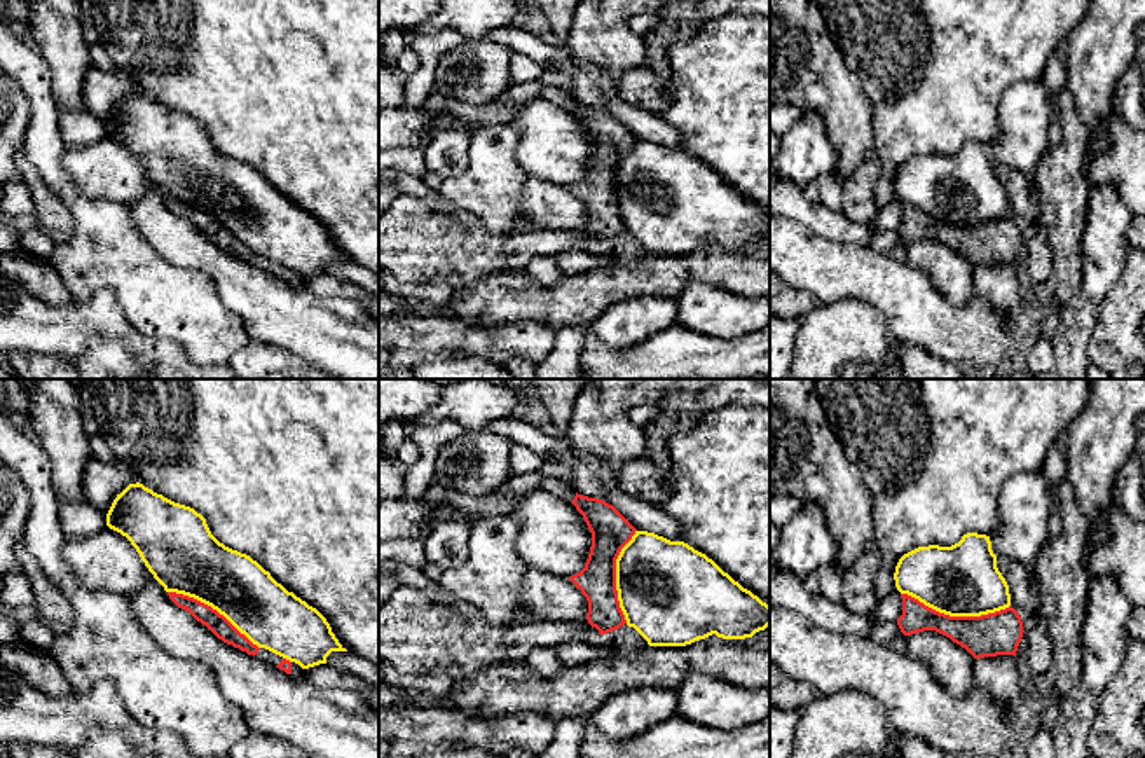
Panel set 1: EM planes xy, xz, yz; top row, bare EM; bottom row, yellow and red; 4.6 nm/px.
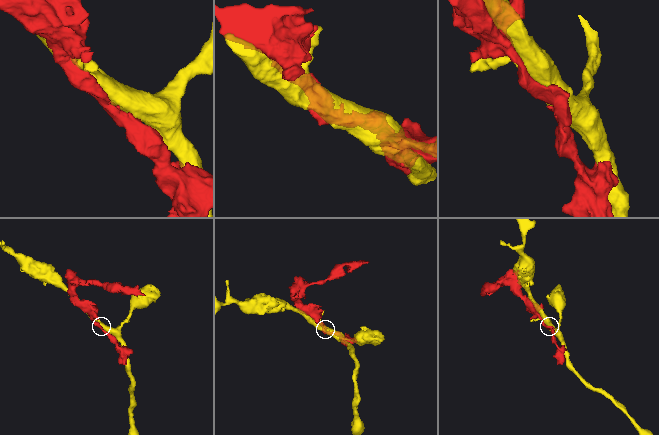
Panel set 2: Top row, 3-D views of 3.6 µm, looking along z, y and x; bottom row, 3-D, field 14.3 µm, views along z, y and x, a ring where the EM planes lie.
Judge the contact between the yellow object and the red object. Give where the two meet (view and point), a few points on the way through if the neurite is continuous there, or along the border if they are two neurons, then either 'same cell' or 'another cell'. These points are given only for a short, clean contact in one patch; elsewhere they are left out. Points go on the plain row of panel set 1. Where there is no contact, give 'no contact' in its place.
meets yellow in yz at (955, 224); another cell

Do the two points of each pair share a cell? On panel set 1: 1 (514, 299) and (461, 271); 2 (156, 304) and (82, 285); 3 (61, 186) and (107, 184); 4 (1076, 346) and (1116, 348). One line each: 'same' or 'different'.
1: different
2: same
3: different
4: different

